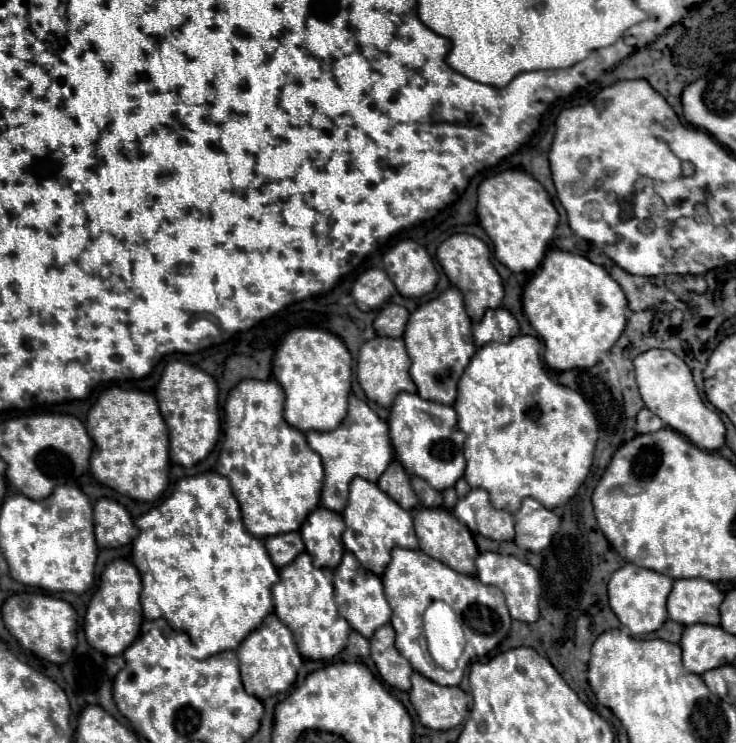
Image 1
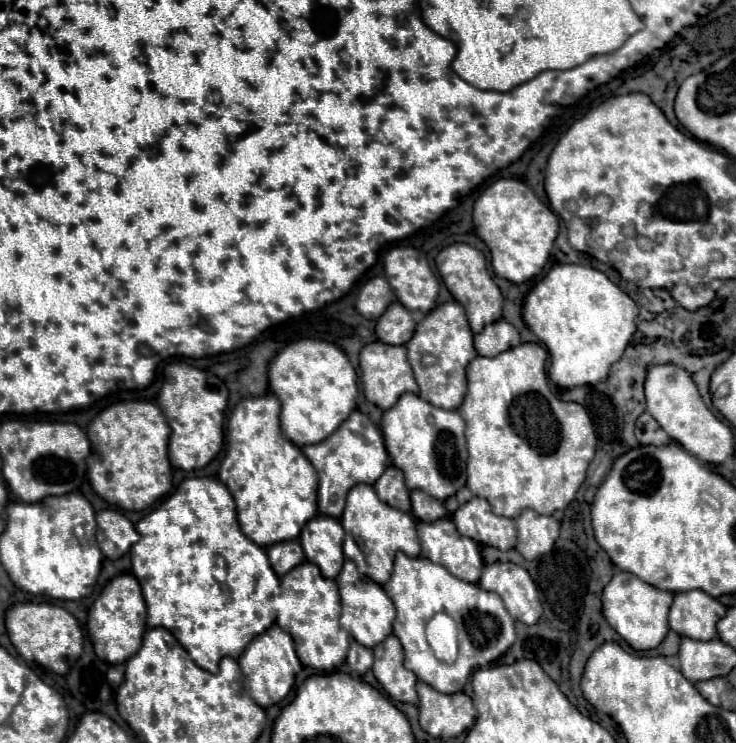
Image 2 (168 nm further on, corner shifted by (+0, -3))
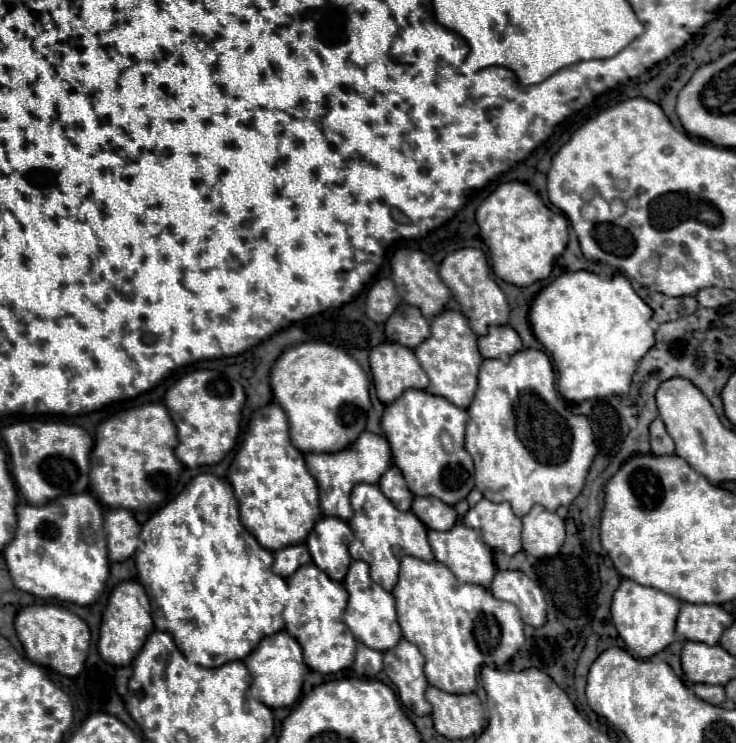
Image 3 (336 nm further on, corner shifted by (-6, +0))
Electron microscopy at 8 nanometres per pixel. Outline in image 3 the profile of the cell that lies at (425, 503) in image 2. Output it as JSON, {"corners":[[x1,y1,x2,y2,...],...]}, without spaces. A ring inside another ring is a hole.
{"corners":[[415,497,411,511,425,523,425,527,435,531,447,531,457,523,455,509,437,497]]}

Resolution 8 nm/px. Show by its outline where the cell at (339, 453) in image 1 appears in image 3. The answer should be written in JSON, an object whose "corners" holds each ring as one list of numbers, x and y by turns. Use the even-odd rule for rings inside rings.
{"corners":[[363,431,345,449,335,451,335,453,305,453,305,461,307,461,311,475,317,479,323,515,349,521,353,517,353,509,349,505,353,487,359,483,377,483,379,477,391,467,391,449,383,435]]}

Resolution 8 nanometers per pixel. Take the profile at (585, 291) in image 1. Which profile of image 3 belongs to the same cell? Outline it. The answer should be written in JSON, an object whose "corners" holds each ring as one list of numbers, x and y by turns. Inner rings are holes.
{"corners":[[565,271,535,296,529,311,529,323,535,337,553,357,559,393,567,401,581,403,585,399,625,395,629,391,631,375,637,369,637,361,655,343,653,329,649,327,651,315,651,307,633,291,629,279,623,273,601,277,591,271]]}

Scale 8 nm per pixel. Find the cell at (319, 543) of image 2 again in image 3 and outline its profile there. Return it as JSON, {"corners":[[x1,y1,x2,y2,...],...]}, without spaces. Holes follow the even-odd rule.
{"corners":[[321,517,307,537,307,547,319,569,323,569,331,579,343,581,351,565,351,541,353,533,347,521,339,517]]}

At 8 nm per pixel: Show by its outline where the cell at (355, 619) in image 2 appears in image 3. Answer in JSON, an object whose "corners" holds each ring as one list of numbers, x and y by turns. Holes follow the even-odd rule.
{"corners":[[353,561,347,577,345,577,345,589,349,593,349,605,347,605,347,621,343,615,343,623,351,629,353,637,367,647,375,651,387,651,395,641,401,639,401,627,397,623,397,613,395,613,395,599,389,591,385,591,379,583,371,581,369,577,369,567,363,561]]}

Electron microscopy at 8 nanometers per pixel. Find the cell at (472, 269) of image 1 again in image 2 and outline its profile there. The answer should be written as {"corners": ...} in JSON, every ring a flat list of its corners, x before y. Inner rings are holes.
{"corners":[[451,244,439,252,435,258,437,270,447,286,447,290,453,294,453,298,465,308,467,320,471,324,471,330,477,334,485,324,491,324,493,320,501,318,503,312,503,296,493,282,493,278,487,272,485,256,477,248,471,248,467,244]]}

